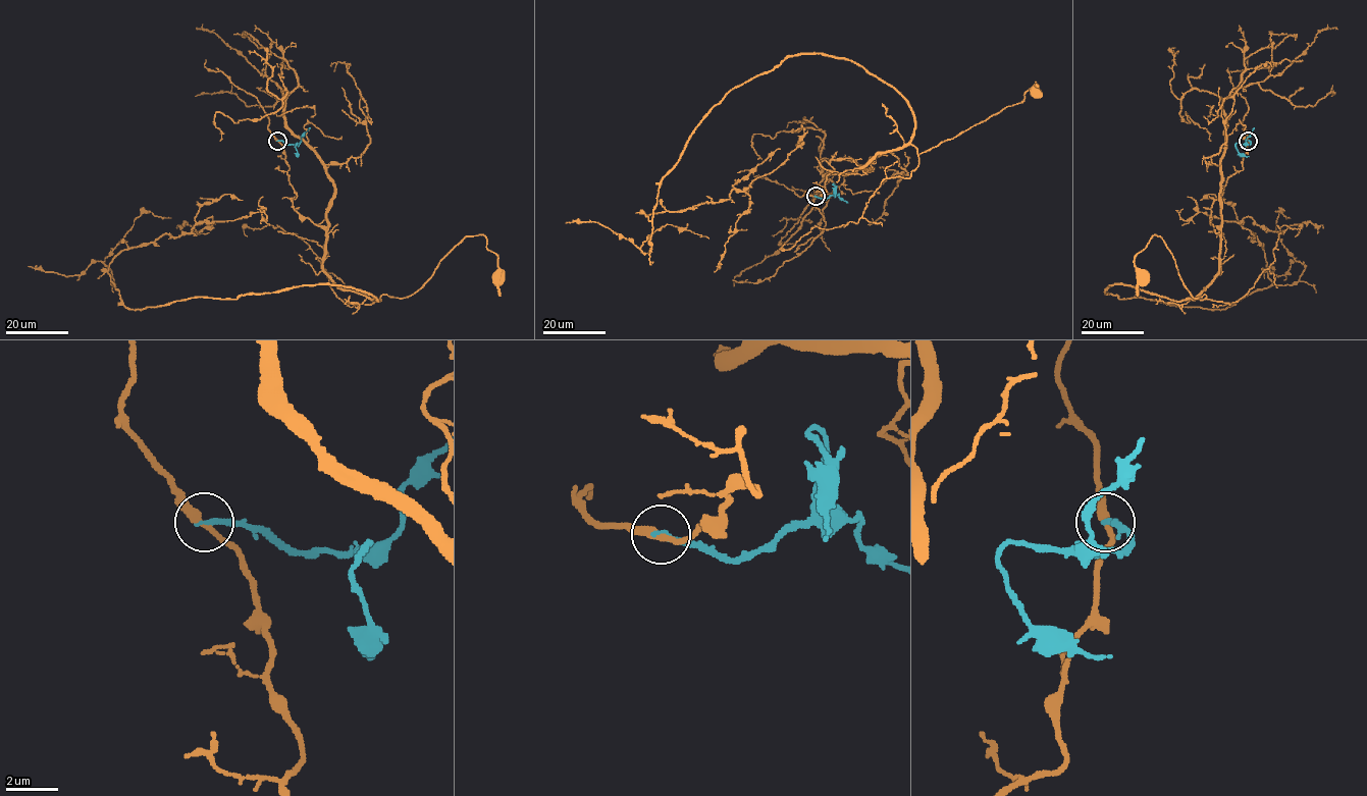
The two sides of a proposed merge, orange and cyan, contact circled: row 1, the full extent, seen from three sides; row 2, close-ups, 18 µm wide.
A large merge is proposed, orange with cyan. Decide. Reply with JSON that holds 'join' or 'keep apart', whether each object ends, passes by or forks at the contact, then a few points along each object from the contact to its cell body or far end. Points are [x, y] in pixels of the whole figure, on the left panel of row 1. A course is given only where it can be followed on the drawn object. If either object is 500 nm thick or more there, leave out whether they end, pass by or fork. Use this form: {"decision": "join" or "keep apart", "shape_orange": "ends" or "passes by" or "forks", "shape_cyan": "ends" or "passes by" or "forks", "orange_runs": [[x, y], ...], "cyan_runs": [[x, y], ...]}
{"decision": "keep apart", "shape_orange": "passes by", "shape_cyan": "ends", "orange_runs": [[277, 141], [295, 208], [325, 231], [322, 270], [339, 287], [409, 297], [478, 234], [497, 276]], "cyan_runs": [[277, 141], [297, 143], [298, 156]]}

